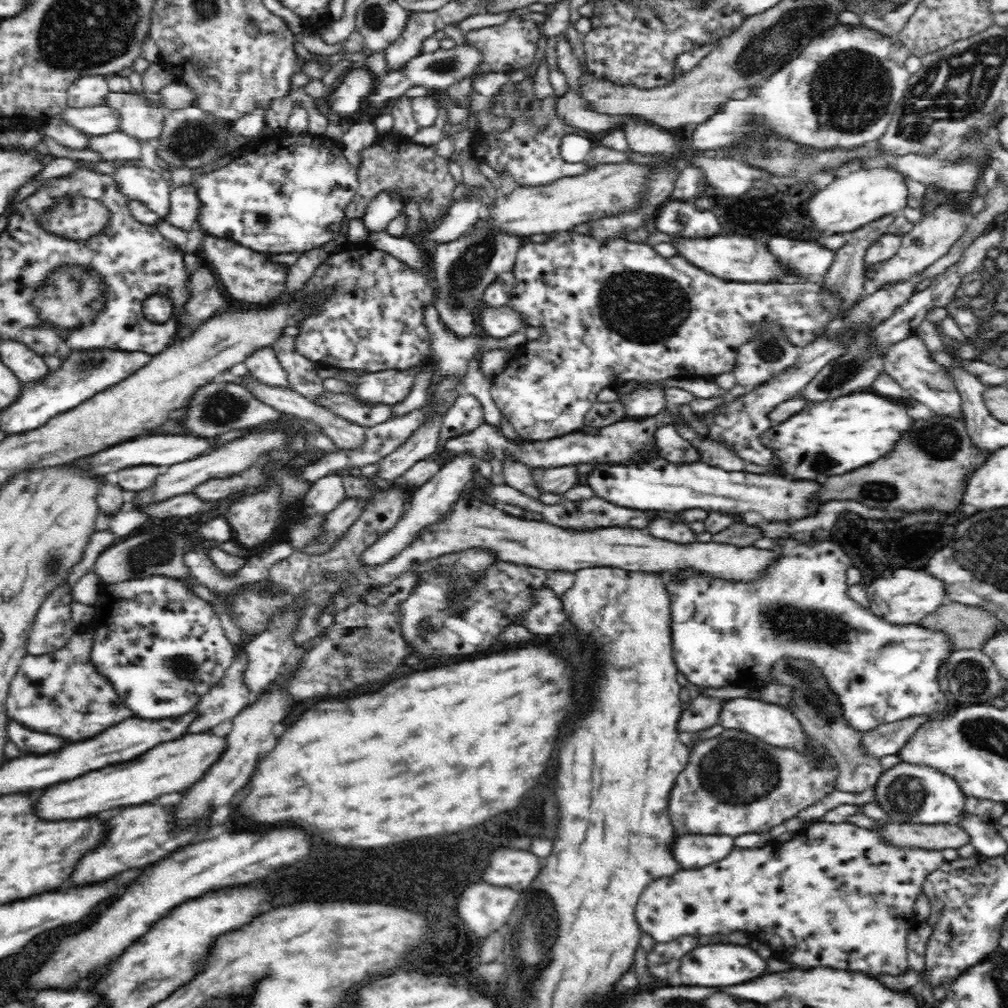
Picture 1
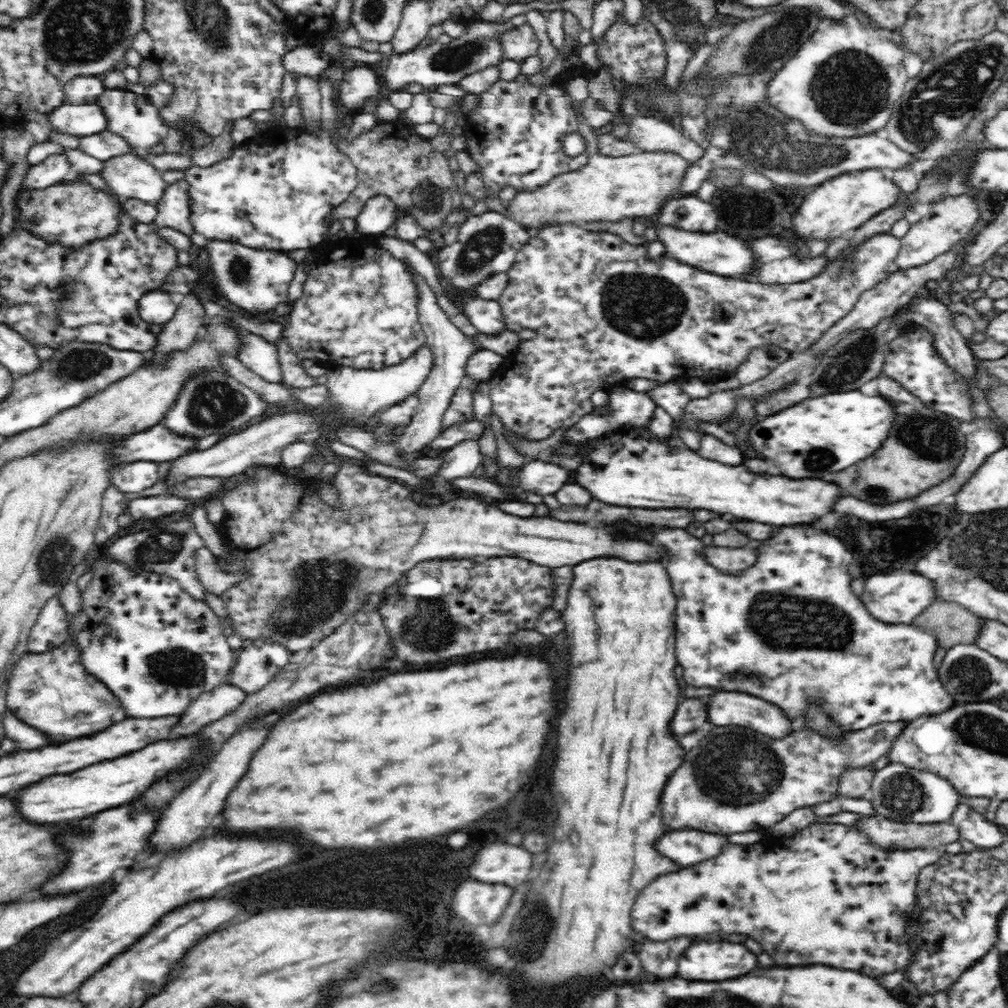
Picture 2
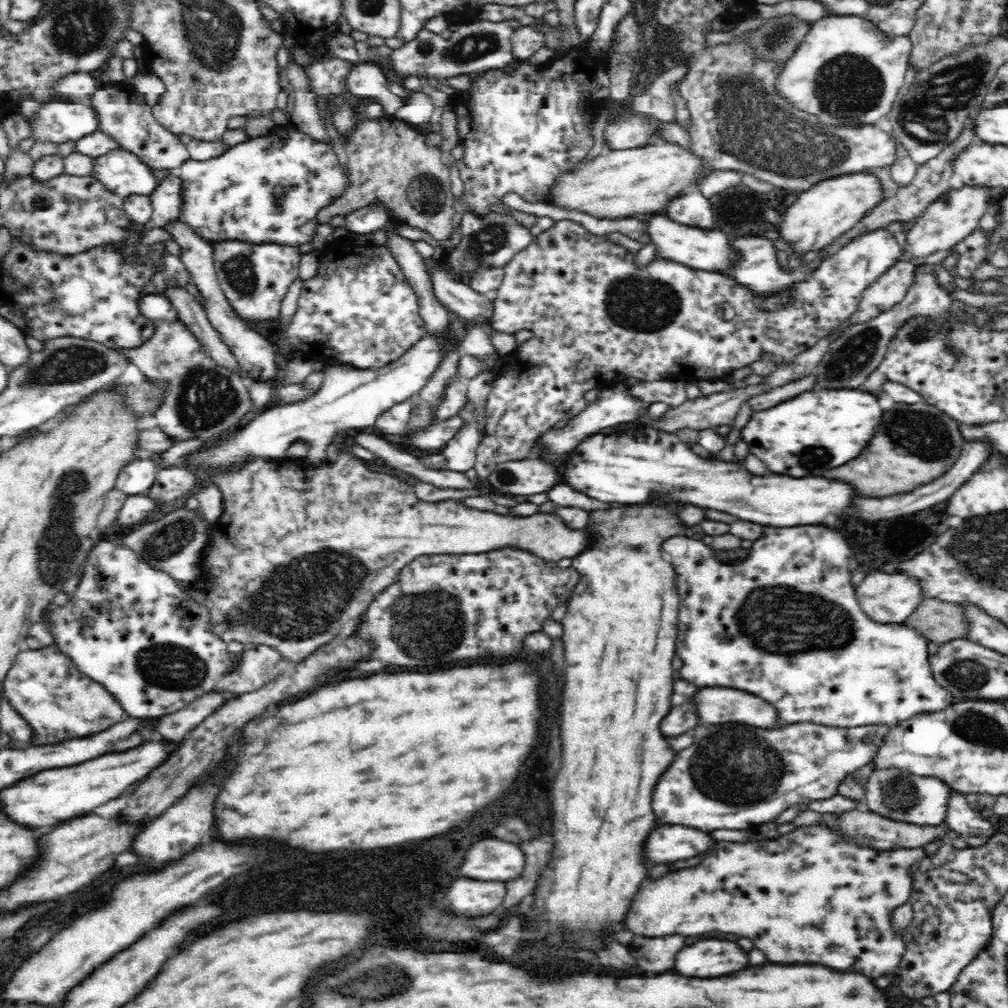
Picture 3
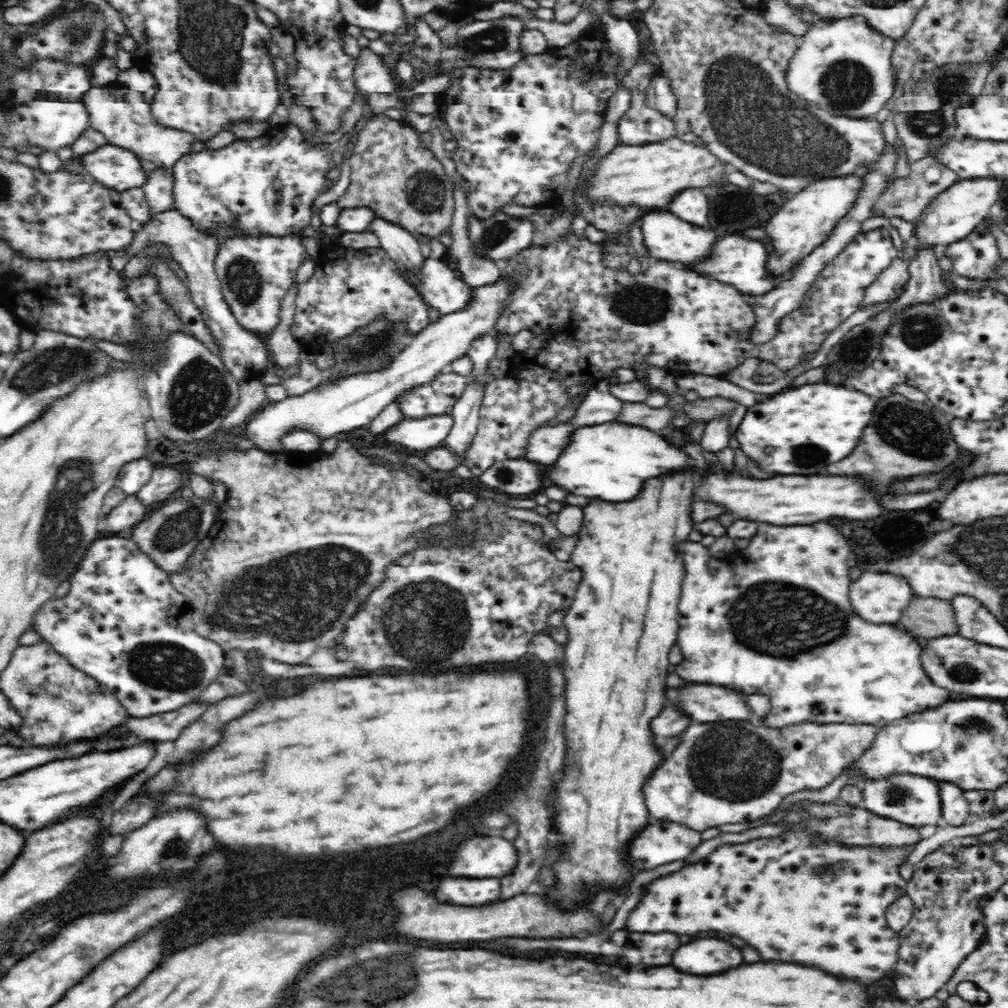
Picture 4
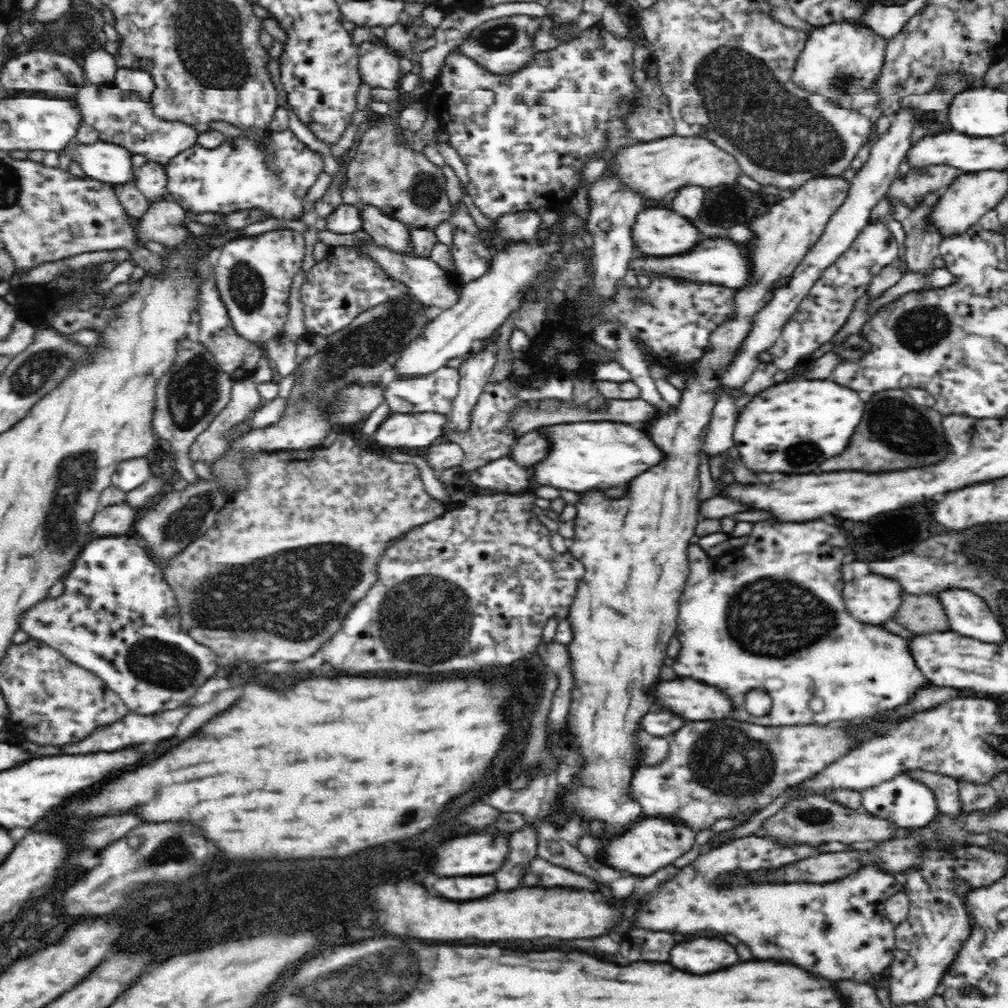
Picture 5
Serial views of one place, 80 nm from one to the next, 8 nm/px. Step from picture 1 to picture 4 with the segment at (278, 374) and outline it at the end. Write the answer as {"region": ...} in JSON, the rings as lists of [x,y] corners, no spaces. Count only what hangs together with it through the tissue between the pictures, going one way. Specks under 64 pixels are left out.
{"region":[[[178,208],[151,213],[149,219],[142,223],[136,230],[132,244],[128,246],[132,256],[136,256],[140,250],[144,250],[153,244],[164,244],[164,248],[180,264],[182,270],[187,274],[189,290],[192,302],[200,309],[204,326],[208,329],[209,335],[217,346],[217,354],[230,374],[239,382],[245,379],[256,379],[262,376],[268,368],[273,368],[269,358],[269,352],[265,347],[264,340],[254,334],[246,333],[238,326],[234,315],[224,300],[219,280],[215,269],[215,258],[218,248],[225,242],[225,237],[210,236],[194,227],[192,221],[182,215]]]}

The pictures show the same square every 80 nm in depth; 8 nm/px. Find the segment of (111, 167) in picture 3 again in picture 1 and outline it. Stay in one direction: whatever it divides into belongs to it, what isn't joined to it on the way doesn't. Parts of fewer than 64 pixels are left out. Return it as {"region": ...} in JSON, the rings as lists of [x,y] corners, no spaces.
{"region":[[[120,167],[115,169],[112,177],[129,200],[143,202],[158,215],[160,221],[167,220],[172,188],[166,175],[161,175],[146,167]]]}

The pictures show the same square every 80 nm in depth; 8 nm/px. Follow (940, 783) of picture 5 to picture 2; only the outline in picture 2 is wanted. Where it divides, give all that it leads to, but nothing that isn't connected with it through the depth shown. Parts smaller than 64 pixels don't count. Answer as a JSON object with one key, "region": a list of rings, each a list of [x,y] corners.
{"region":[[[962,799],[954,807],[949,822],[958,829],[960,839],[969,840],[978,848],[987,849],[999,845],[1005,836],[1000,826],[990,822]]]}

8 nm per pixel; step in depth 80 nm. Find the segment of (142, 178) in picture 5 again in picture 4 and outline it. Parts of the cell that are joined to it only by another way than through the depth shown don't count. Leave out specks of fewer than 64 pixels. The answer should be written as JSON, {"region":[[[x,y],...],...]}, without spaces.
{"region":[[[157,167],[145,174],[145,183],[141,184],[141,189],[146,195],[151,213],[174,207],[172,185],[173,178],[167,168]]]}

